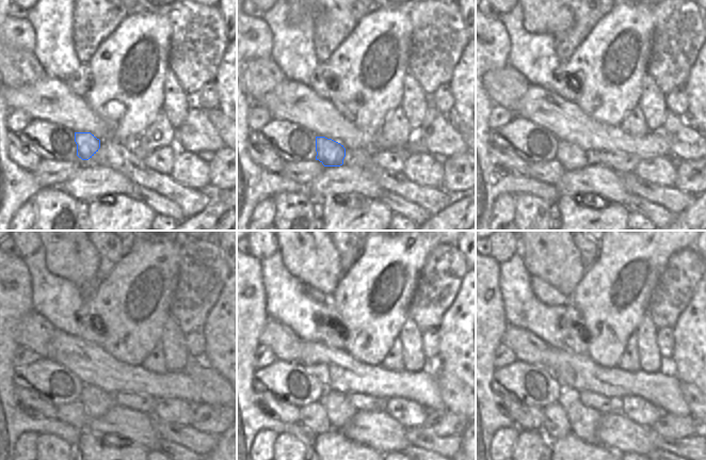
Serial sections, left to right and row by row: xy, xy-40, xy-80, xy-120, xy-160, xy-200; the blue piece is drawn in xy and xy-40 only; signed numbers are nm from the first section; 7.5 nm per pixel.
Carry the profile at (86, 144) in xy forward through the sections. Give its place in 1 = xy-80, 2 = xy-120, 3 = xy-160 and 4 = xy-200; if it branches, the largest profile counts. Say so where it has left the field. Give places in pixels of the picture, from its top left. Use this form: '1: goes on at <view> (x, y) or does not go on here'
1: goes on at xy-80 (572, 157)
2: goes on at xy-120 (97, 402)
3: goes on at xy-160 (340, 411)
4: goes on at xy-200 (583, 421)

